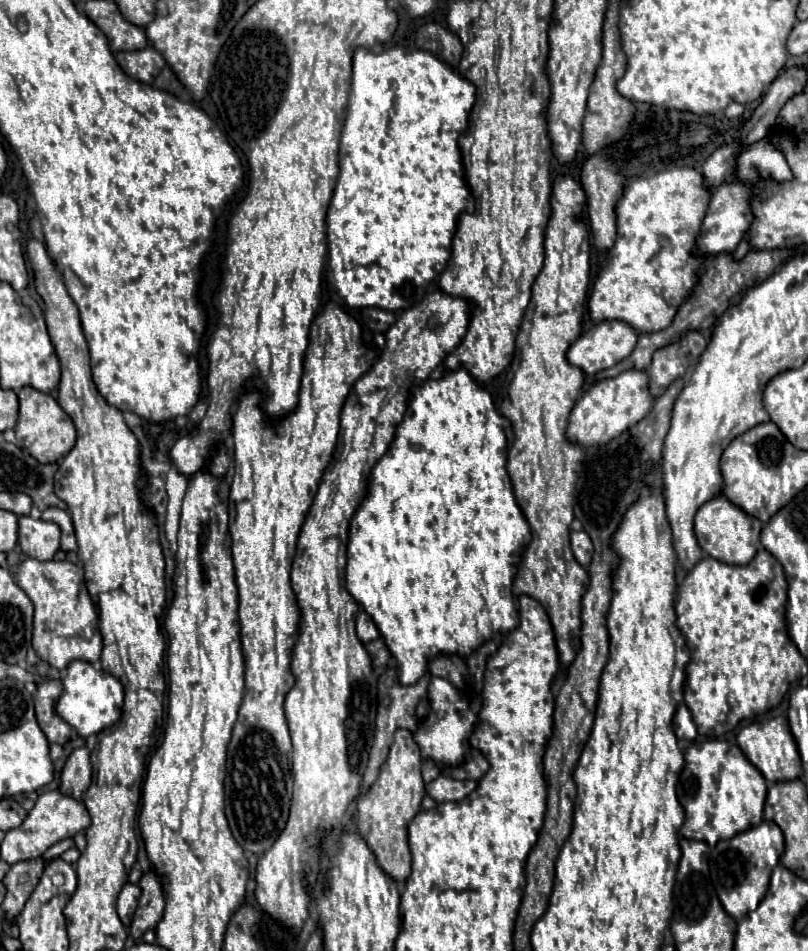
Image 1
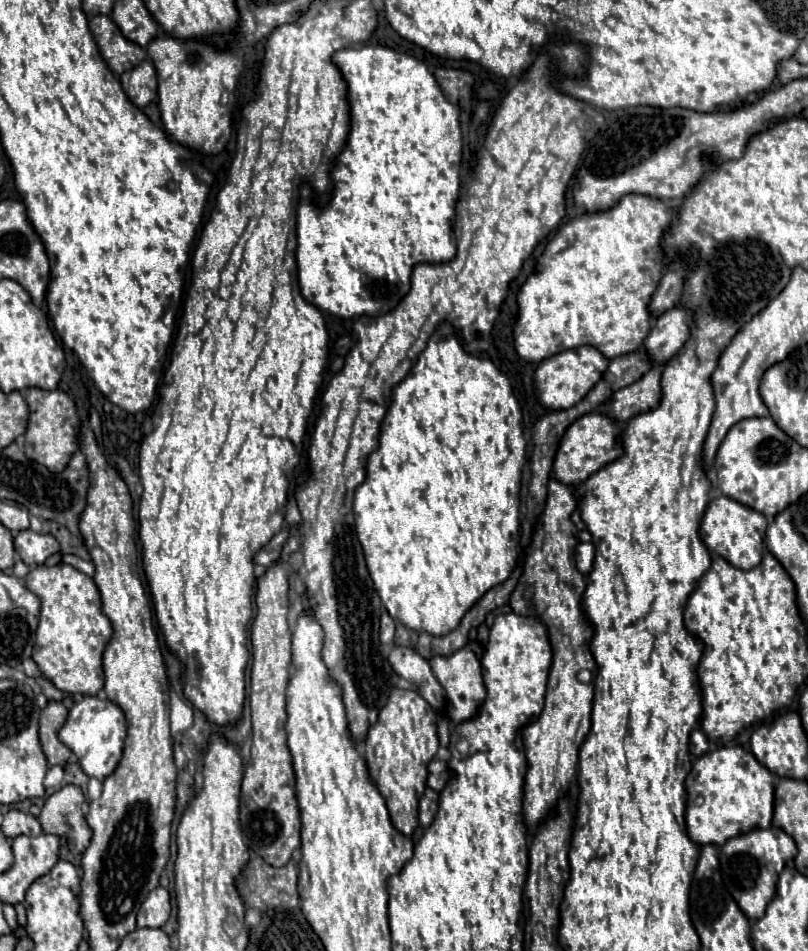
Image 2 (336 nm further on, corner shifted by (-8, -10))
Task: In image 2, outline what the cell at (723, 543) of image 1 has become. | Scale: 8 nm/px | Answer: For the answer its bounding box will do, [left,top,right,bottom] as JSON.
[700,496,766,570]

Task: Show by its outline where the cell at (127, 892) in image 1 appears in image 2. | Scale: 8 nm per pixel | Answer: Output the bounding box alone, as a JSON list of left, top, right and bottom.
[138,886,170,928]

